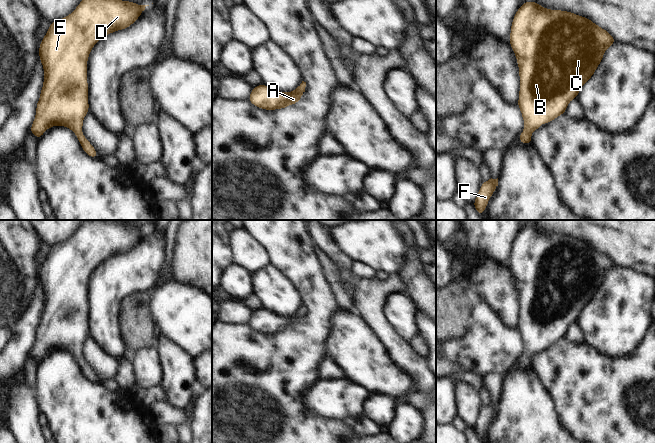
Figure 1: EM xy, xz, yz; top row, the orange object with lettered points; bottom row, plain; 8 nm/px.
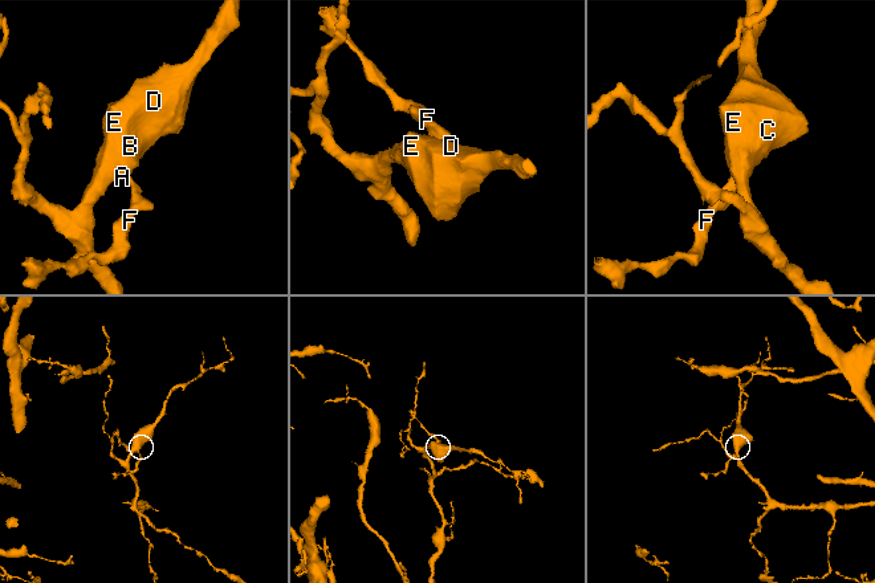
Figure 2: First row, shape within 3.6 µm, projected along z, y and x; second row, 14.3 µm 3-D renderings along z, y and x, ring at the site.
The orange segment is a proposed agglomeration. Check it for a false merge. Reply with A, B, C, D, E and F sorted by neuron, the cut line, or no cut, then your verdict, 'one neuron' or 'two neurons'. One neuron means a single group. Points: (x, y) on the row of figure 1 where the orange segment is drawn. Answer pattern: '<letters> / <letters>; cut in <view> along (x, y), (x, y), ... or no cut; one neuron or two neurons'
A B C D E F; no cut; one neuron

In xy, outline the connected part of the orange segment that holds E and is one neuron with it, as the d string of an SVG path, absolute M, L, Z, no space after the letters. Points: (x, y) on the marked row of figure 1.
M81 0L79 5L66 17L52 22L39 44L39 60L44 70L44 81L40 98L36 105L35 119L30 127L31 133L39 139L44 132L53 126L64 126L73 131L83 149L91 158L98 158L94 146L86 139L81 132L83 118L89 113L88 101L88 80L87 62L92 48L103 37L118 31L129 28L142 14L145 7L149 5L138 5L132 1L122 0Z

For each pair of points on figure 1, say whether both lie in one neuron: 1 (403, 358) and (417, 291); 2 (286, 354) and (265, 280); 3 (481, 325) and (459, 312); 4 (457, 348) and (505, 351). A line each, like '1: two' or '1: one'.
1: two
2: two
3: two
4: one

